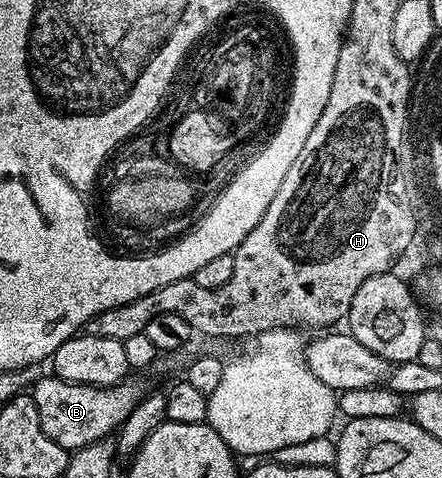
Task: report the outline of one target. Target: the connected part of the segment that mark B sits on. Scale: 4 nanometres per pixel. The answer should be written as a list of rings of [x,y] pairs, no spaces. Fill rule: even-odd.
[[[45,374],[30,388],[32,399],[38,405],[38,421],[42,421],[42,433],[69,453],[90,445],[99,439],[107,439],[119,431],[120,426],[130,417],[130,413],[146,394],[146,388],[136,377],[129,377],[113,387],[78,385],[62,381],[56,375]]]

